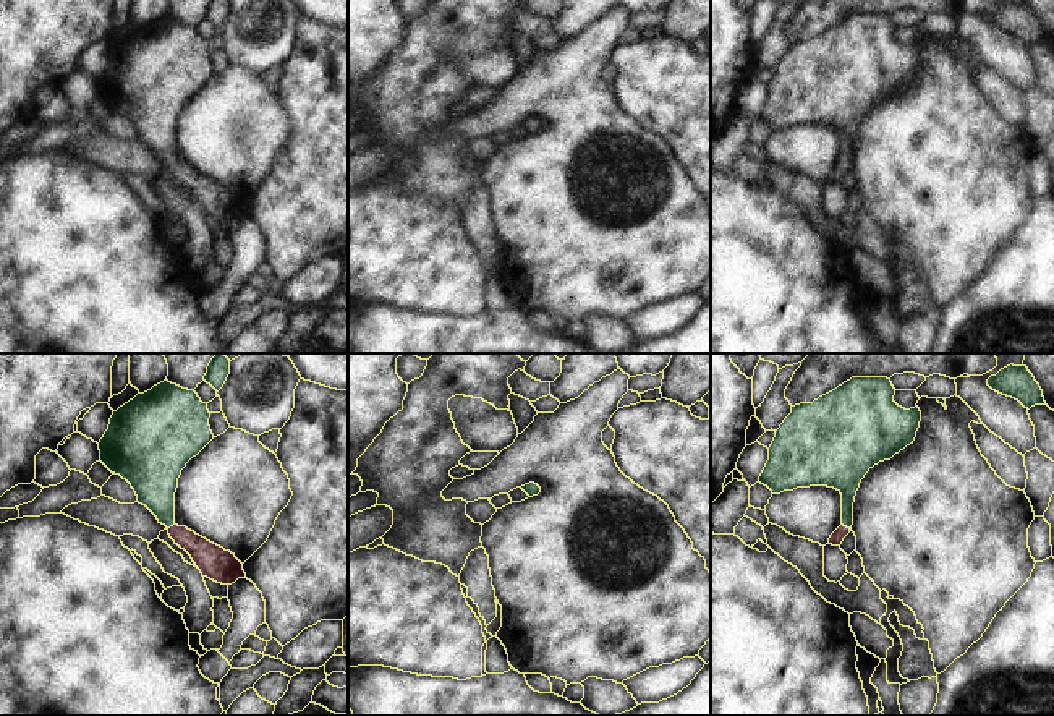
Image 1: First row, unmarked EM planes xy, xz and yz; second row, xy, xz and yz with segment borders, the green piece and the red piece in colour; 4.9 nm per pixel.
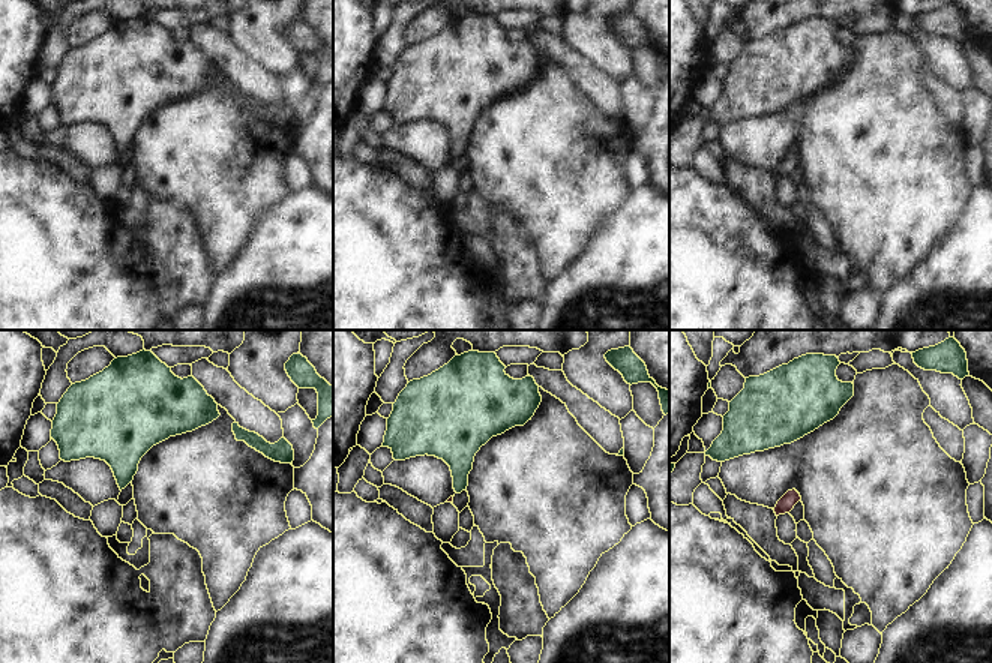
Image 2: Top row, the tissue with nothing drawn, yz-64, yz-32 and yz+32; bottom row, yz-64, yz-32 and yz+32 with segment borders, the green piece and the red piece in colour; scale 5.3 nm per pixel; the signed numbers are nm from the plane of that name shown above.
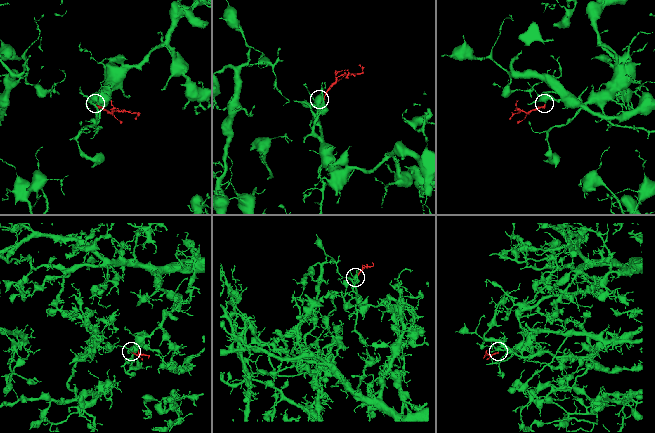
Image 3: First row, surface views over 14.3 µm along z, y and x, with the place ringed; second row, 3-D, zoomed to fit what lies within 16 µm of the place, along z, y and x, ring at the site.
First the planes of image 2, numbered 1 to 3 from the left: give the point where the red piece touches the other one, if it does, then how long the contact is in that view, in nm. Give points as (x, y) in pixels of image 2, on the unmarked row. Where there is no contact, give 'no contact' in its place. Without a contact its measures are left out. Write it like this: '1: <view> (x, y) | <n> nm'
1: no contact
2: no contact
3: no contact

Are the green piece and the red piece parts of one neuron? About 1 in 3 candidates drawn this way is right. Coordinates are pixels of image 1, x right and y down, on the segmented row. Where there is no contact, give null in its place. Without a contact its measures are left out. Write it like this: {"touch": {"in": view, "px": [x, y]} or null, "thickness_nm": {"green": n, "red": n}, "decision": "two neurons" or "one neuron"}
{"touch": {"in": "yz", "px": [847, 527]}, "thickness_nm": {"green": 160, "red": 70}, "decision": "one neuron"}

